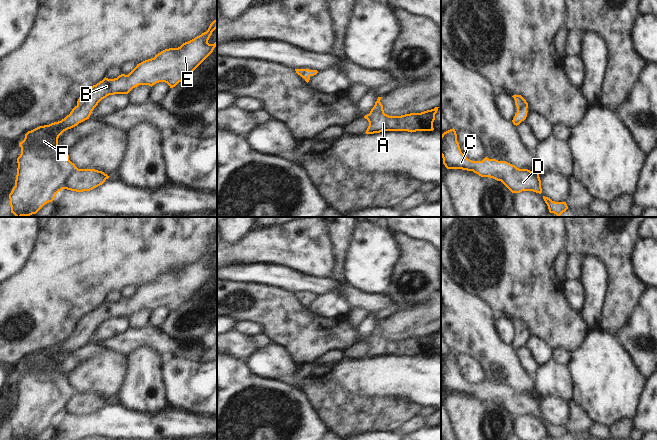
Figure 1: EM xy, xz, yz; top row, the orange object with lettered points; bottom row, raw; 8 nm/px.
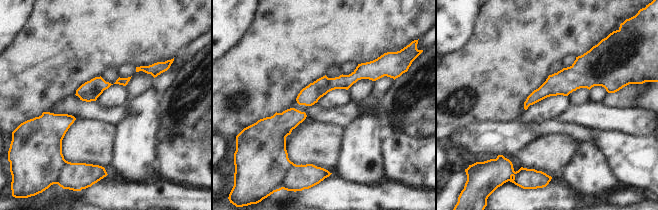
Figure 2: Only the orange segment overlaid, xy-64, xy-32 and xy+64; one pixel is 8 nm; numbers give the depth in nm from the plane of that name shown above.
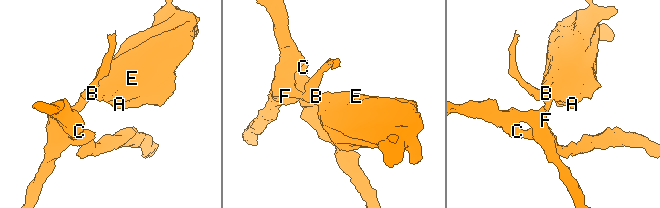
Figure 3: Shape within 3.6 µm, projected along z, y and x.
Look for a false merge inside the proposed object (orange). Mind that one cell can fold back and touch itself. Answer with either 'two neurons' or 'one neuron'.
one neuron

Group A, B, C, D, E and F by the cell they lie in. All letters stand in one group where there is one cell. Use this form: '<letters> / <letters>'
A B C D E F

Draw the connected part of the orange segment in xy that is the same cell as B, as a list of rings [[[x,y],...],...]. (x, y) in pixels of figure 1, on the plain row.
[[[217,243],[214,244],[208,254],[194,263],[183,267],[178,272],[169,272],[161,275],[154,282],[145,284],[139,288],[128,298],[121,298],[117,302],[108,303],[104,302],[102,305],[93,309],[88,314],[83,316],[77,329],[72,333],[69,339],[58,346],[51,347],[49,349],[39,350],[25,358],[25,362],[19,367],[21,371],[21,378],[17,382],[18,392],[15,404],[15,410],[9,418],[11,437],[15,440],[30,440],[36,438],[45,428],[52,426],[56,418],[62,413],[67,413],[76,416],[90,415],[100,409],[102,409],[106,403],[109,402],[107,398],[95,393],[78,393],[74,387],[69,384],[68,376],[58,370],[59,360],[66,354],[77,350],[79,347],[89,343],[92,335],[98,329],[98,327],[109,319],[114,318],[128,318],[133,312],[139,309],[153,310],[159,306],[167,307],[170,312],[175,311],[179,306],[188,302],[193,295],[213,276],[217,270],[217,265],[214,268],[209,268],[208,264],[212,259],[212,256],[217,252]]]

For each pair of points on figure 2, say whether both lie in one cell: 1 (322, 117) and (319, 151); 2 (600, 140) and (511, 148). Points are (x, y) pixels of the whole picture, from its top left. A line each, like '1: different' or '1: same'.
1: different
2: same

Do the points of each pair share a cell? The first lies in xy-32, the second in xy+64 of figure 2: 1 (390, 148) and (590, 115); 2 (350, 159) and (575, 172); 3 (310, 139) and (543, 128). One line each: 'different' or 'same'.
1: different
2: same
3: different

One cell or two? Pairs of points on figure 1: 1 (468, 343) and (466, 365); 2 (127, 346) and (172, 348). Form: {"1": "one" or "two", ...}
{"1": "two", "2": "one"}

